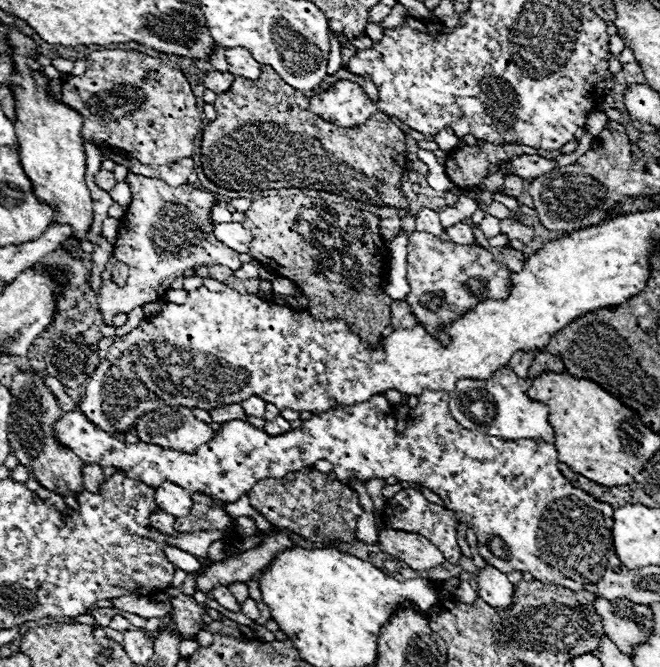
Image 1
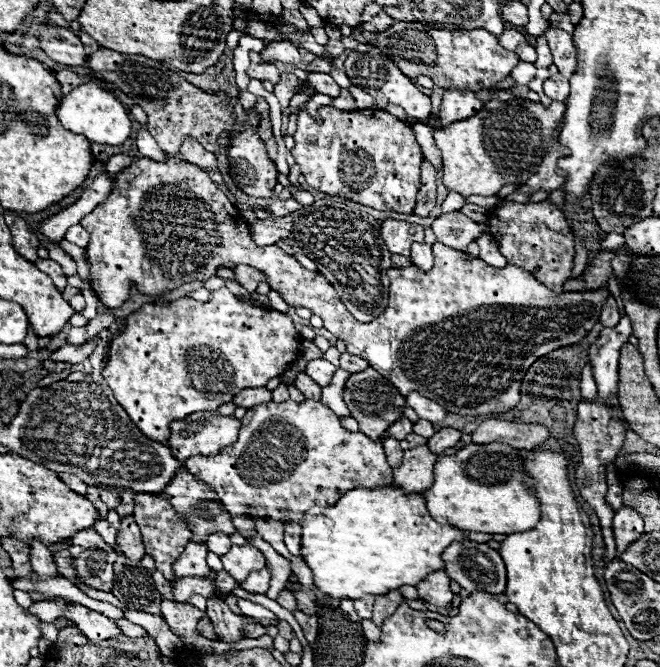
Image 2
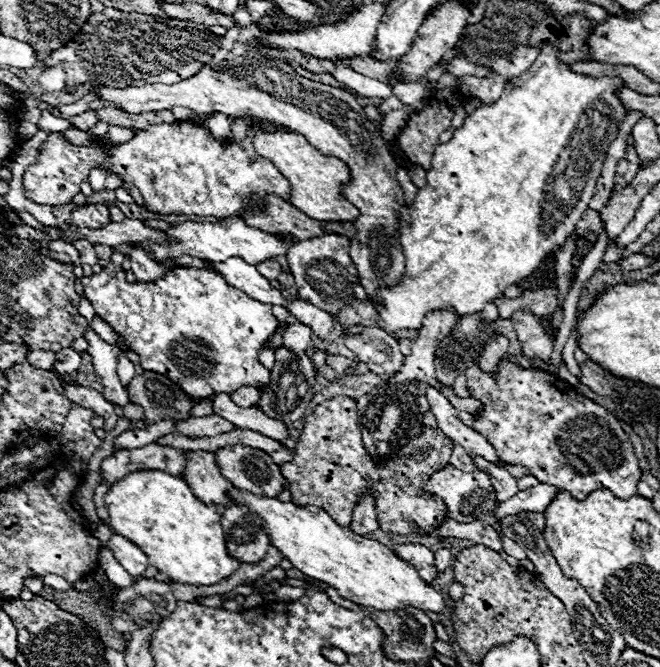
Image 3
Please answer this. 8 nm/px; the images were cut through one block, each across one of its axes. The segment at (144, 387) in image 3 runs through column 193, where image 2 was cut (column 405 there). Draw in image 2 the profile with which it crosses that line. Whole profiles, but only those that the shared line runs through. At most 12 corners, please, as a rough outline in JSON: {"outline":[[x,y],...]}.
{"outline":[[370,366],[344,400],[360,432],[378,440],[404,416],[404,396]]}

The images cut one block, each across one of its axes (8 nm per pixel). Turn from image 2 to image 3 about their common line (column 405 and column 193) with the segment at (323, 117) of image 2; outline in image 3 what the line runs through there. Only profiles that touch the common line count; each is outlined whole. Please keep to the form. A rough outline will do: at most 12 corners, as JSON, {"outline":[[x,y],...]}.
{"outline":[[204,124],[124,144],[48,134],[26,198],[64,206],[90,168],[134,184],[150,212],[232,218],[288,202],[252,128],[218,142]]}

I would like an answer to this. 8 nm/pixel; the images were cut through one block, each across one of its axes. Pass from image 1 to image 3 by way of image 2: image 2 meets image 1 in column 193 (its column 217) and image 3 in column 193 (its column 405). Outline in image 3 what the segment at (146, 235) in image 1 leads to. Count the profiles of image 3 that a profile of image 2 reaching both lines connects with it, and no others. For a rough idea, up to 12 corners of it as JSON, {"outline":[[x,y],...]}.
{"outline":[[206,268],[80,280],[96,314],[214,414],[276,440],[230,398],[264,388],[272,304]]}

